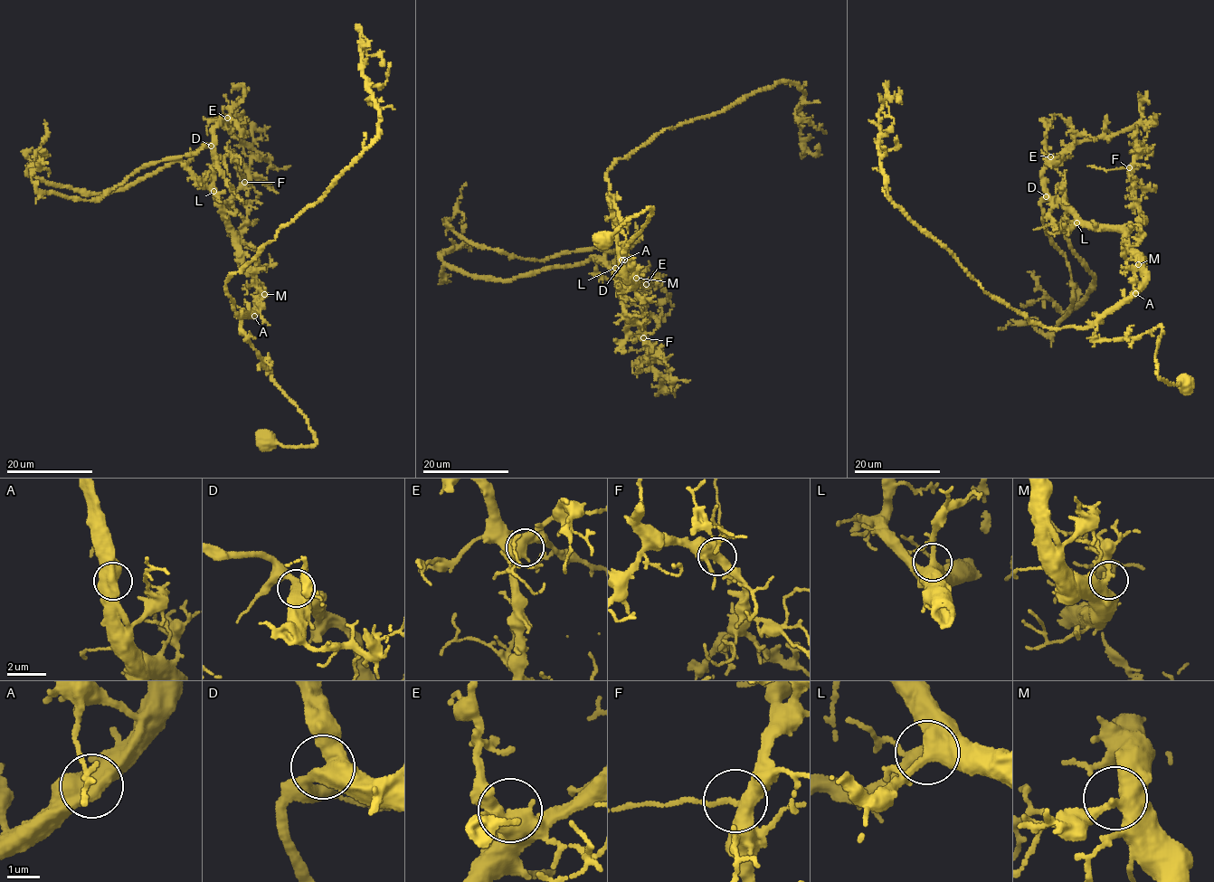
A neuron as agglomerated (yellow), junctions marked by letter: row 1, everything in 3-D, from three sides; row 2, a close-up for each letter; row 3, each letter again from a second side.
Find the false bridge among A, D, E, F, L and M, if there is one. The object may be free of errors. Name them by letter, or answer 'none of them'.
none of them

